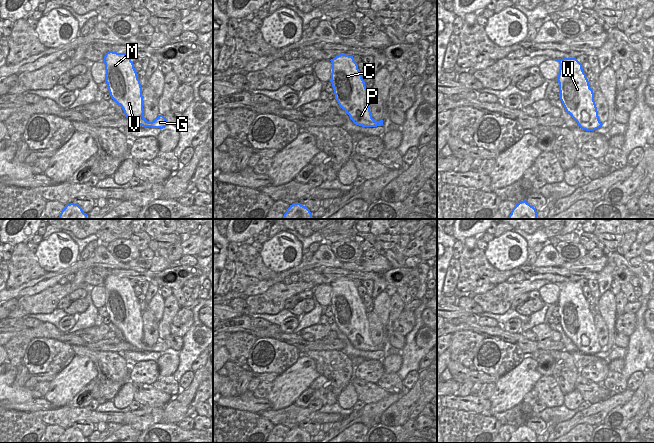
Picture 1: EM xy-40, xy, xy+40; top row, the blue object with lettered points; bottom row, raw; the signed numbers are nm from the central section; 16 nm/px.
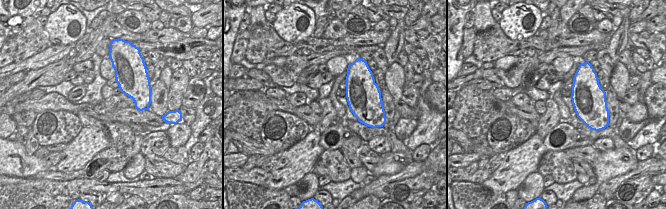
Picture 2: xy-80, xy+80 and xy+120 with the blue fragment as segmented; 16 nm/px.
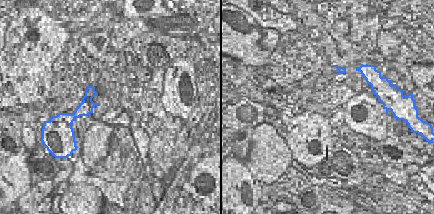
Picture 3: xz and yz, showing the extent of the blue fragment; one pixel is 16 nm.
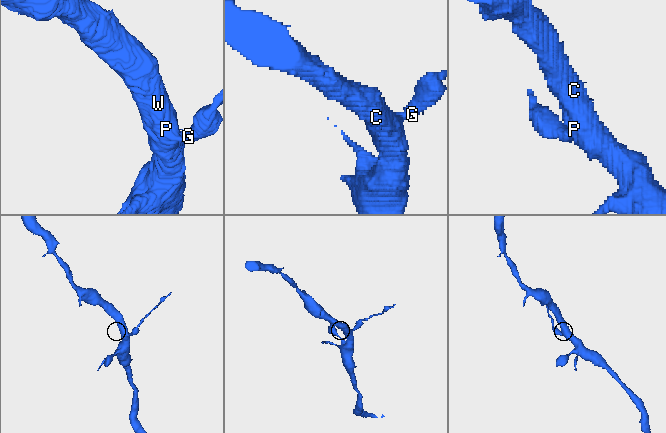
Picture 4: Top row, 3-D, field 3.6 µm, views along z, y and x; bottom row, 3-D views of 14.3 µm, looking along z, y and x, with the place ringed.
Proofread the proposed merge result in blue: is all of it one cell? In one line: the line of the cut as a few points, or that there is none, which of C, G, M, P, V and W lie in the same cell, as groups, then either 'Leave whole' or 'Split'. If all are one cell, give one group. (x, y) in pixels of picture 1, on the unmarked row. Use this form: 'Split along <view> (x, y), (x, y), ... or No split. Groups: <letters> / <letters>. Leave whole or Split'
Split along xy-40 (152, 346), (150, 350). Groups: C M P V W / G. Split.

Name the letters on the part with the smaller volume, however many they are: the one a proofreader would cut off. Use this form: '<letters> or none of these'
G

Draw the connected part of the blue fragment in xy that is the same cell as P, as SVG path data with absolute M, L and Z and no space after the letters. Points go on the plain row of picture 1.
M340 278L332 287L332 311L339 330L349 339L354 348L362 351L377 351L372 342L367 312L353 280Z

